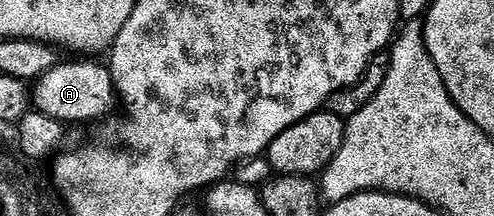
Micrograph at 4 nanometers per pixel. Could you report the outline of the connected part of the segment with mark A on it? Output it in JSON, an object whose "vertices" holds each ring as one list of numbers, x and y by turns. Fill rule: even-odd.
{"vertices":[[98,61,59,62,48,73,44,73,33,84,32,107,35,112,47,115,63,125,70,123,90,123,102,119,110,111,114,102,114,83,110,80,109,70]]}

